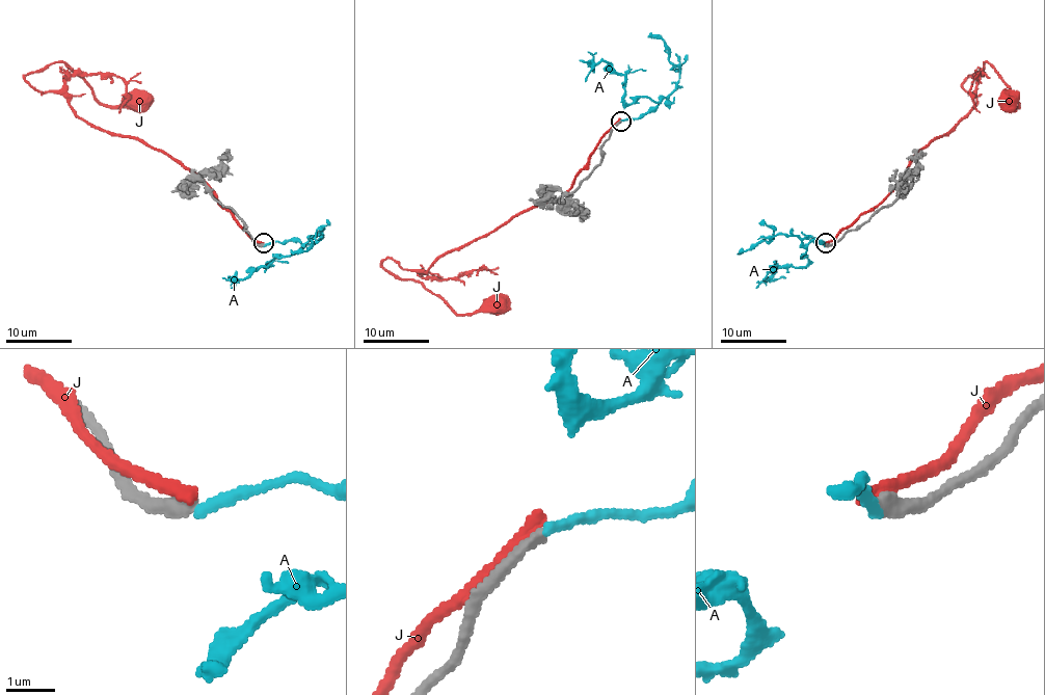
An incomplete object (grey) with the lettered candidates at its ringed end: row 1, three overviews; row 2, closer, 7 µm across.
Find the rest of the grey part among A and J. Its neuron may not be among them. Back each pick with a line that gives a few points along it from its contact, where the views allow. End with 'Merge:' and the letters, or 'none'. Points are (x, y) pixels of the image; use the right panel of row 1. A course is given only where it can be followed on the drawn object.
Merge: none

